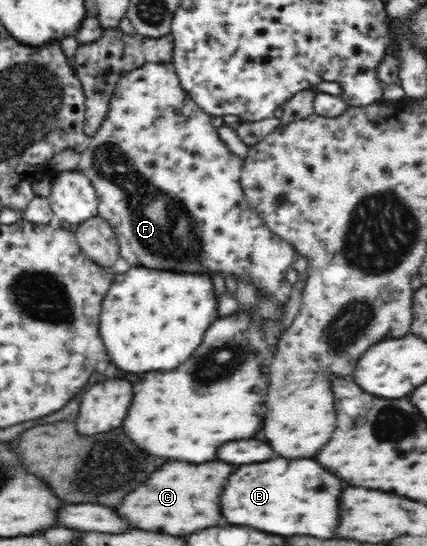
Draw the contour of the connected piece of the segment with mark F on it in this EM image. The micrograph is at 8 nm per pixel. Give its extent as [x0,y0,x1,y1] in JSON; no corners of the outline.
[78,61,295,302]

